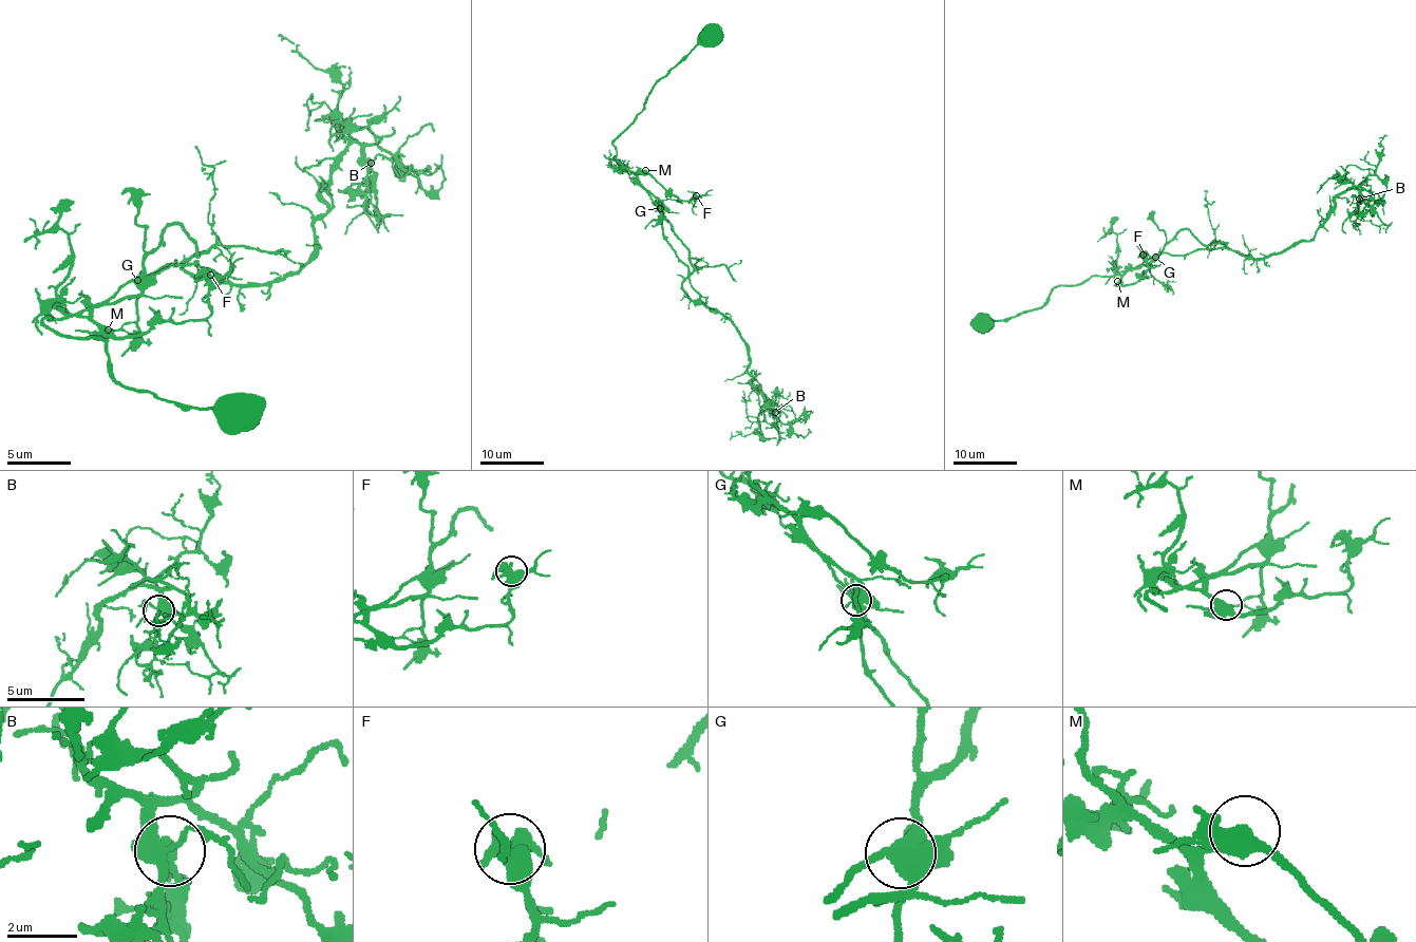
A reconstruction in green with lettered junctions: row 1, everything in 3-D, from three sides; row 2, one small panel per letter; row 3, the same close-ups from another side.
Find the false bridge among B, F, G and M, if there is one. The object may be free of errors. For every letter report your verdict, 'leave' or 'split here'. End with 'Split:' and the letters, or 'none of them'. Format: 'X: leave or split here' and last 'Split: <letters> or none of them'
B: leave
F: leave
G: leave
M: leave
Split: none of them

